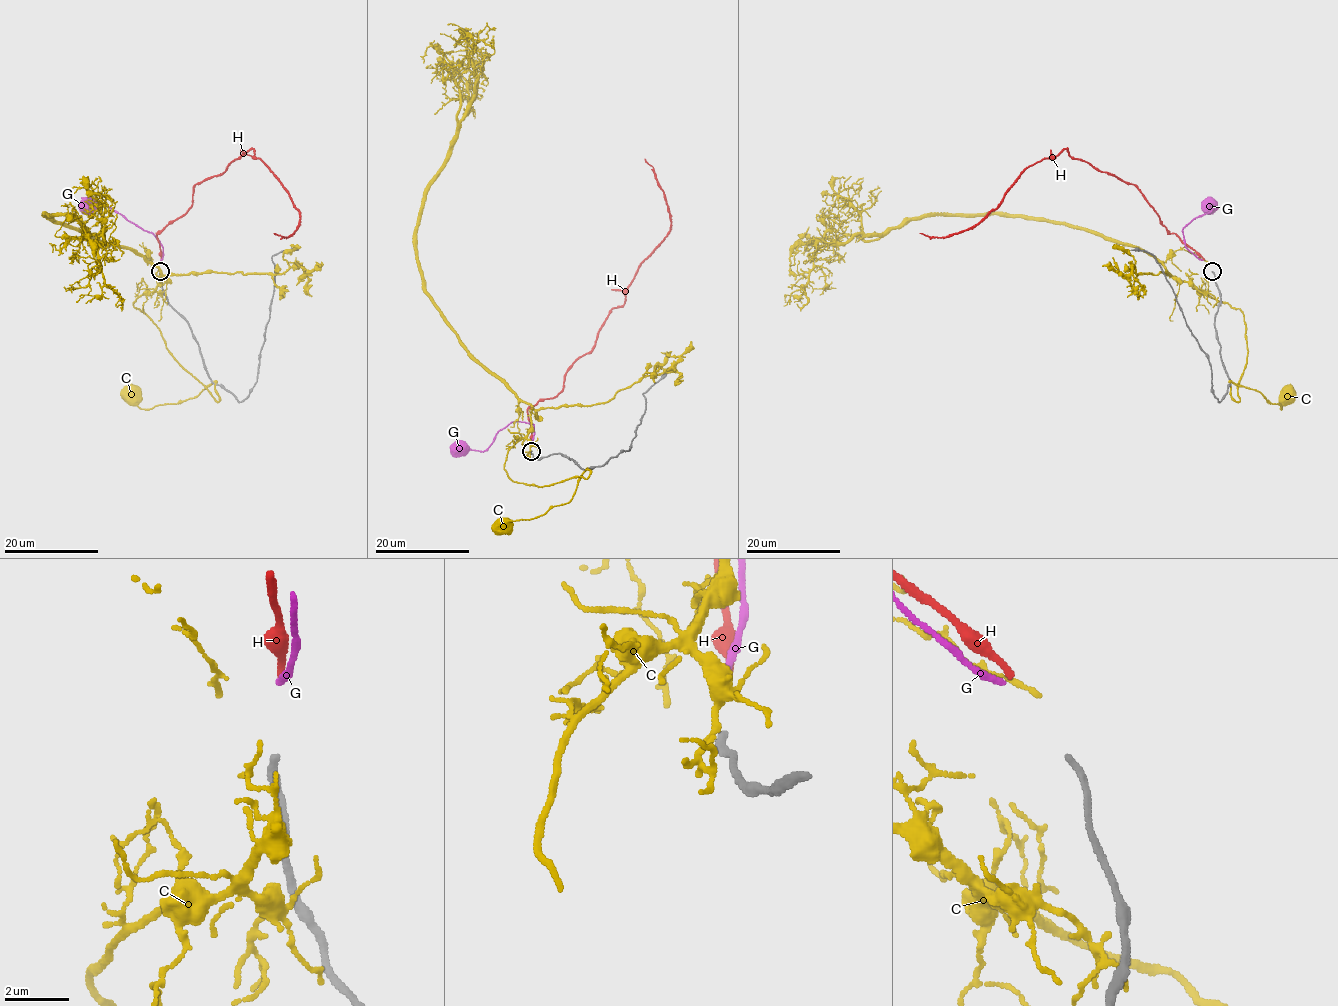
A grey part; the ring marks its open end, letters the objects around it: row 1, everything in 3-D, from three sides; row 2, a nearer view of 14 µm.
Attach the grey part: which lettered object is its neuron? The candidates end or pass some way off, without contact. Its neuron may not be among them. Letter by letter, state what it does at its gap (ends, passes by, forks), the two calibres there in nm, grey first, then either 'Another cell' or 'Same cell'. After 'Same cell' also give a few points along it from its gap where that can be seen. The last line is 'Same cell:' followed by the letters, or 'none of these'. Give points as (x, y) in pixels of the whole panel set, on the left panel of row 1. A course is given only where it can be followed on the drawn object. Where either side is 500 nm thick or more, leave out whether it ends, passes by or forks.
C: It ends there. Thickness 240 nm (grey) against 160 nm. Another cell
G: It ends there. Thickness 240 nm (grey) against 200 nm. Another cell
H: It ends there. Thickness 240 nm (grey) against 220 nm. Same cell. Its course: (160, 259), (157, 233), (191, 205), (196, 185), (253, 149), (299, 211), (300, 223), (288, 237), (274, 233)
Same cell: H

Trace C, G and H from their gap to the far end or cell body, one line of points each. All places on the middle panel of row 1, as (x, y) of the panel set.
C: (523, 447), (526, 402), (530, 430), (508, 451), (507, 473), (539, 487), (578, 479), (574, 495), (503, 526)
G: (531, 442), (534, 425), (511, 422), (501, 429), (482, 451), (459, 448)
H: (531, 443), (528, 410), (562, 390), (670, 229), (645, 158)

